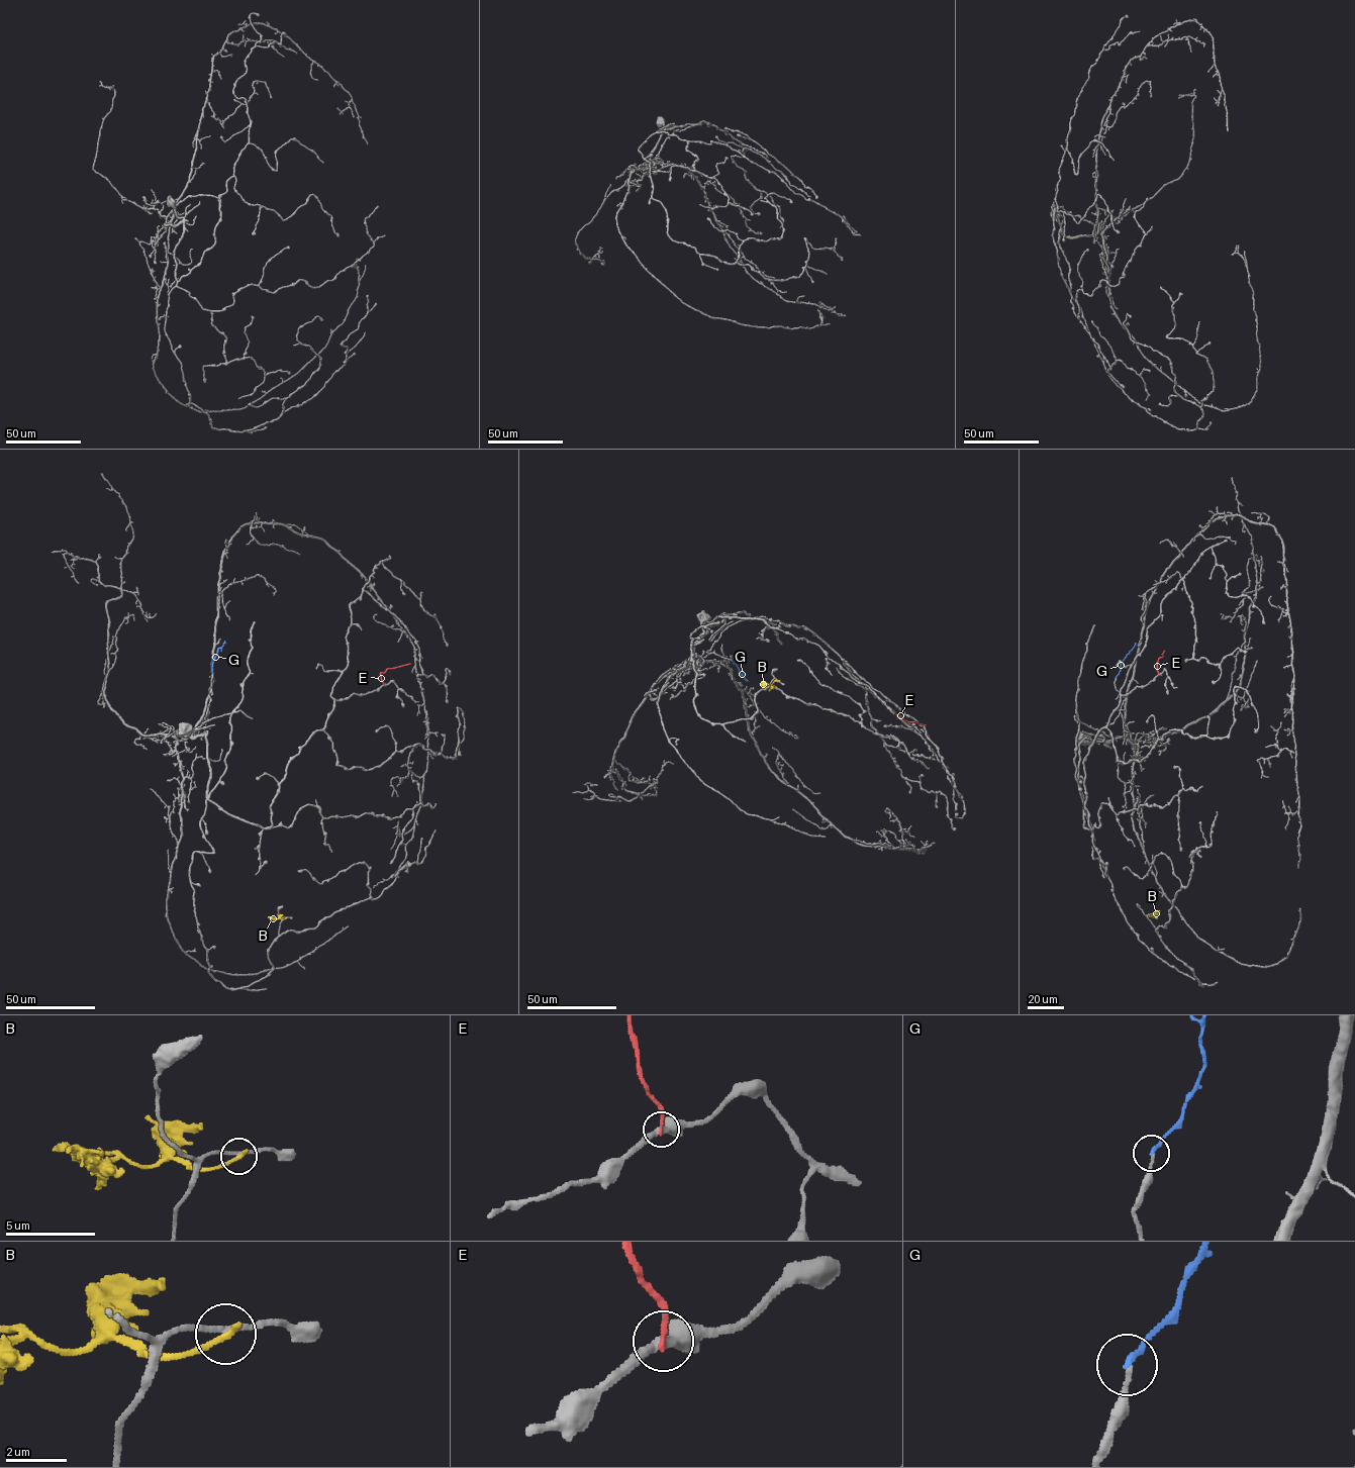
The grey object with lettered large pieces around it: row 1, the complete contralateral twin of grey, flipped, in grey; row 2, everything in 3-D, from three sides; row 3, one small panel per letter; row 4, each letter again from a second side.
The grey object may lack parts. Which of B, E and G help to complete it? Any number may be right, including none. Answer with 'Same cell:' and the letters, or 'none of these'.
Same cell: G

